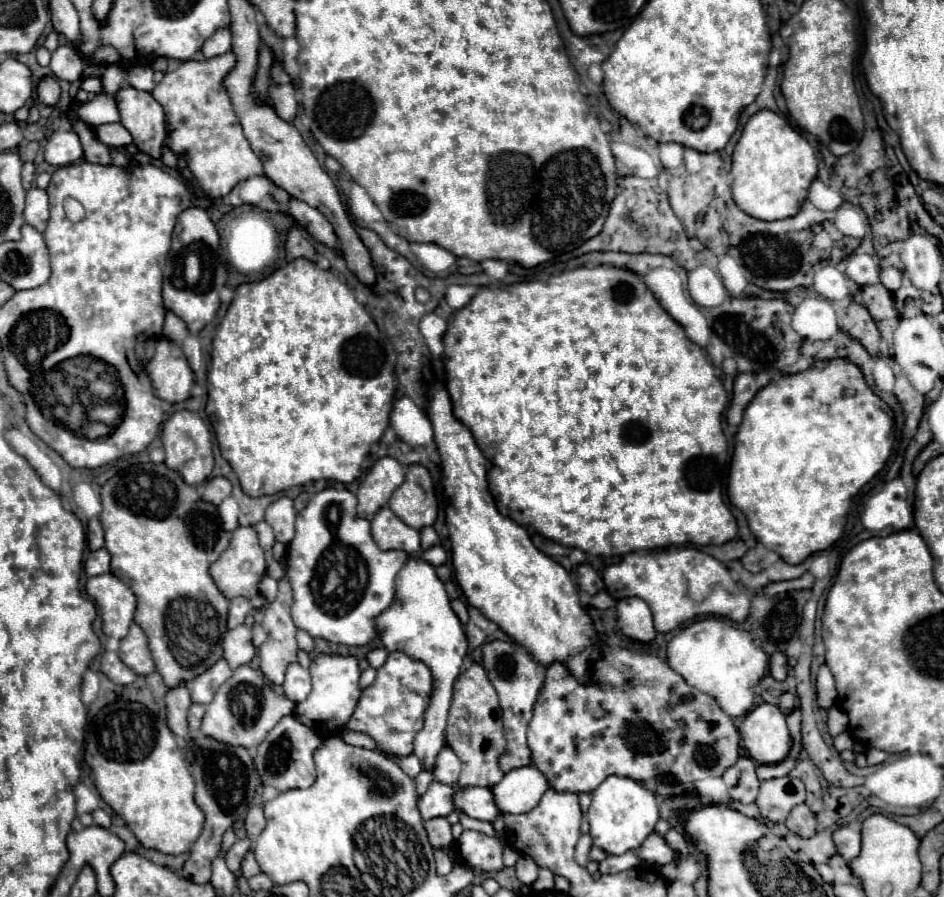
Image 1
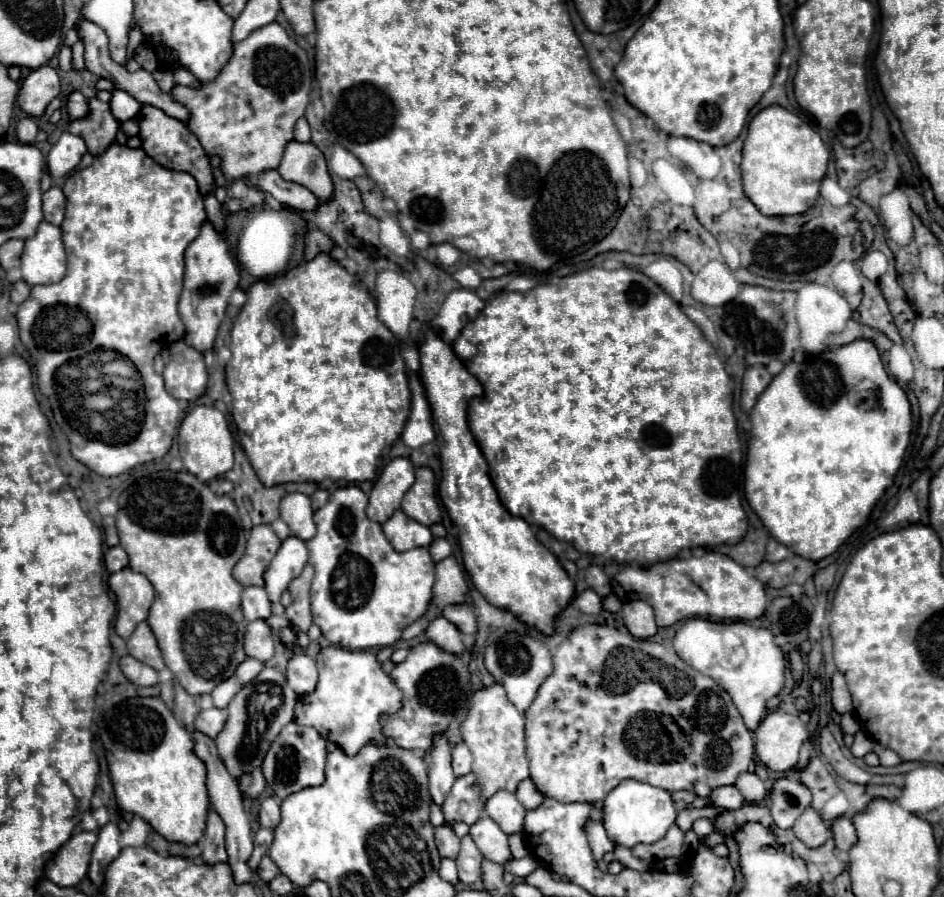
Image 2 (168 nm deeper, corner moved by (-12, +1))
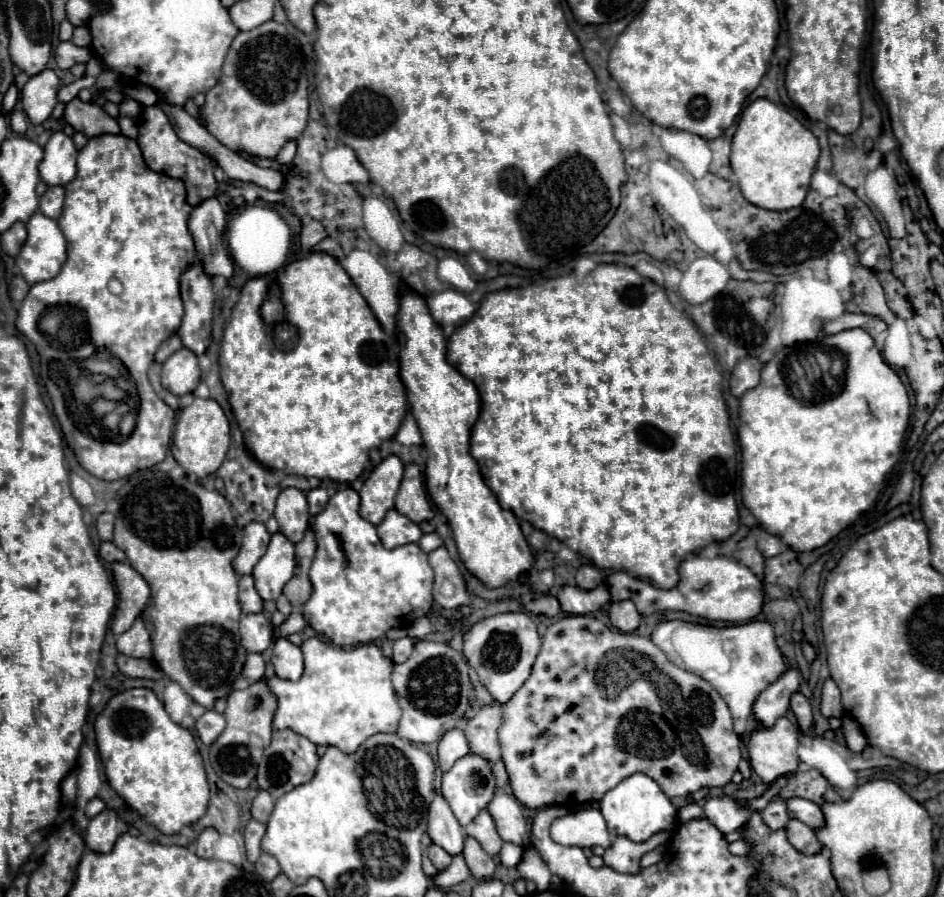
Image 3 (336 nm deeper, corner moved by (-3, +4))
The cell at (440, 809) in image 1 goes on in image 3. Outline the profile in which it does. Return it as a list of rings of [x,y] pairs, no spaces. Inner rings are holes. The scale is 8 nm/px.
[[[468,753],[466,757],[460,757],[454,763],[454,767],[442,775],[442,797],[450,805],[452,813],[456,815],[456,819],[462,827],[466,827],[482,809],[488,807],[494,793],[496,793],[494,773],[492,773],[488,761],[484,757],[474,755],[474,753]]]

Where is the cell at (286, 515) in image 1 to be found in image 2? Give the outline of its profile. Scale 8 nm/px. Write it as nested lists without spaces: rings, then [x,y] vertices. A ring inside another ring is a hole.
[[[293,492],[287,494],[281,500],[281,520],[289,526],[291,536],[297,536],[301,540],[309,540],[315,534],[315,522],[313,522],[313,508],[311,500],[305,494]]]

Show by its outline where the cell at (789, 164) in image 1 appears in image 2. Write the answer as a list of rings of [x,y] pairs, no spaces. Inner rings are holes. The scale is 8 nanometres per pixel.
[[[769,106],[751,120],[743,142],[741,172],[745,196],[765,216],[805,214],[819,198],[827,162],[829,150],[807,122],[781,106]]]

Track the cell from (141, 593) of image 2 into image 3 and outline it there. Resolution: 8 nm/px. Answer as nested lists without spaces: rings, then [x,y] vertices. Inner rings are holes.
[[[112,563],[112,571],[118,589],[118,605],[112,619],[112,633],[120,635],[130,629],[134,619],[138,619],[144,611],[150,599],[150,587],[144,577],[128,563]]]

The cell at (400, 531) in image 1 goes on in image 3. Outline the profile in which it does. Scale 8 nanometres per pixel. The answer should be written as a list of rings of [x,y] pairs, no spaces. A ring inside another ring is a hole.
[[[396,509],[386,513],[384,521],[376,527],[378,537],[386,549],[394,549],[406,543],[418,543],[422,537],[422,531],[416,523],[412,523],[408,517],[400,515]]]

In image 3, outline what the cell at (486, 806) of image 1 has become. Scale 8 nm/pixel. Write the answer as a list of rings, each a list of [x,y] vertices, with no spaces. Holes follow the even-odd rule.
[[[498,791],[488,805],[490,815],[496,821],[496,829],[504,841],[516,845],[530,845],[530,821],[524,817],[522,807],[516,797]]]

